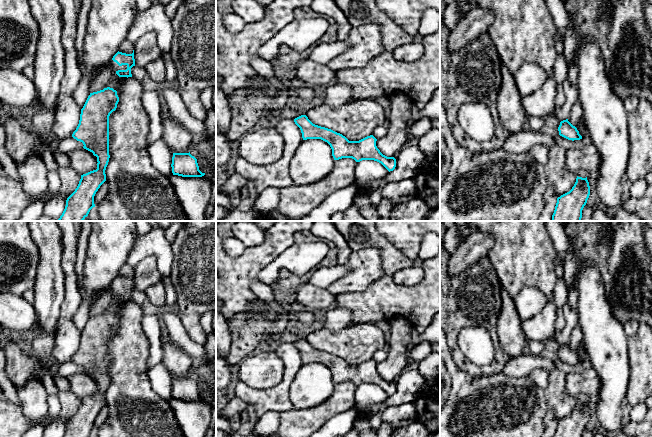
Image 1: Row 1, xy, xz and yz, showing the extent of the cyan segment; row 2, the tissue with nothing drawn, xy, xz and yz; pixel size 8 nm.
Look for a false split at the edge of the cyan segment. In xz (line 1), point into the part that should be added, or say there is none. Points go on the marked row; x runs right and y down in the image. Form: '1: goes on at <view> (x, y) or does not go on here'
1: does not go on here

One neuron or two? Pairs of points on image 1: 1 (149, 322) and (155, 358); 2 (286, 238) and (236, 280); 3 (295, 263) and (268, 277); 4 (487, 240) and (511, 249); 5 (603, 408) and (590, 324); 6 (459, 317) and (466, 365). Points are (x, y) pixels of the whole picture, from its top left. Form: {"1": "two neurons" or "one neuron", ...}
{"1": "one neuron", "2": "one neuron", "3": "one neuron", "4": "two neurons", "5": "one neuron", "6": "one neuron"}

